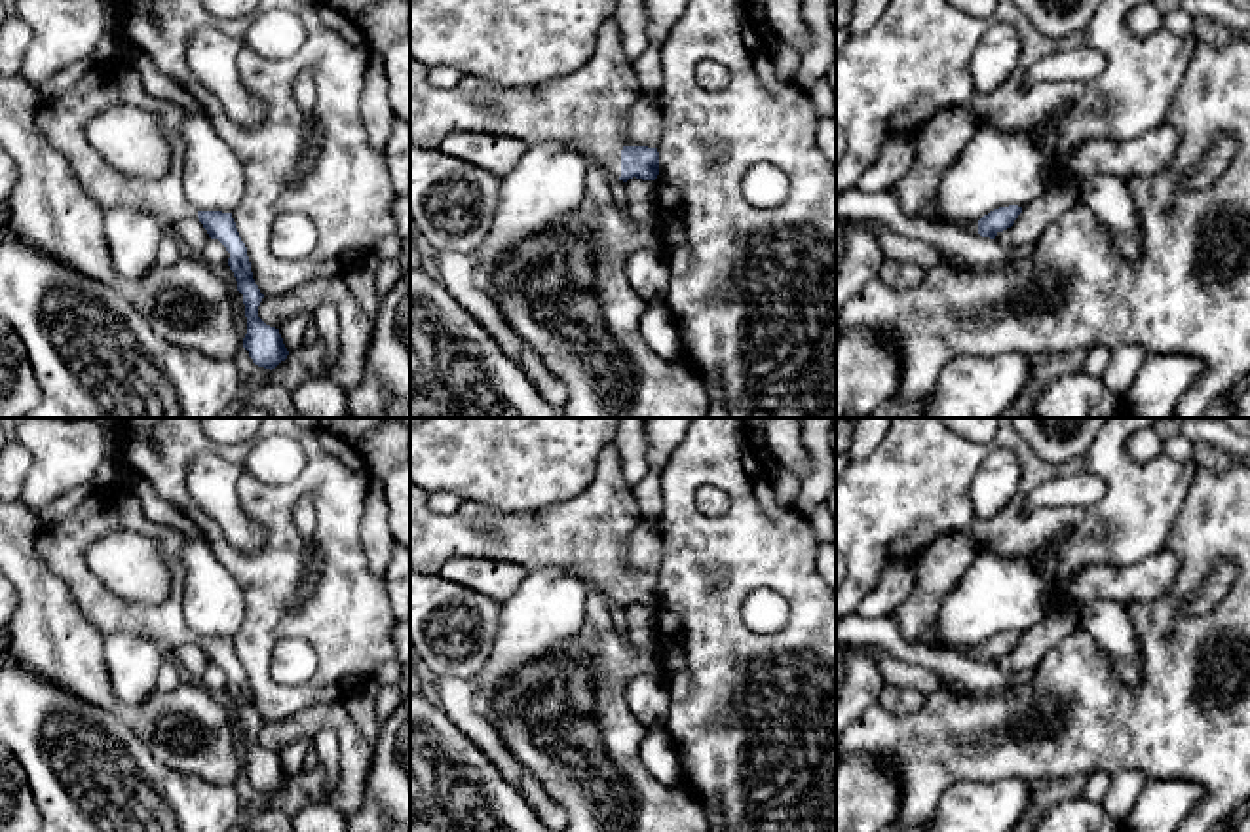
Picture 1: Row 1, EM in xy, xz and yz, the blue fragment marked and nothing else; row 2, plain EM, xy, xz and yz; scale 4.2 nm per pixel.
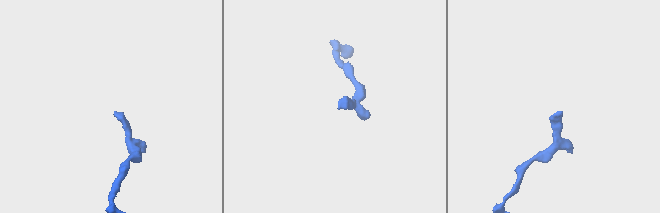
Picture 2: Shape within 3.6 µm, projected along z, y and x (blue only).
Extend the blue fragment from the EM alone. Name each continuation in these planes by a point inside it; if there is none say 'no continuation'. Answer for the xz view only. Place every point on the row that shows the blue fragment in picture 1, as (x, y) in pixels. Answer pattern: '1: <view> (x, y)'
1: xz (587, 109)

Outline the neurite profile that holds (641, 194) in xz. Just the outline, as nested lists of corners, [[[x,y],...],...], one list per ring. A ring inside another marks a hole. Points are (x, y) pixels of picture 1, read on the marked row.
[[[629,179],[625,182],[627,211],[634,220],[652,220],[657,215],[655,180]]]

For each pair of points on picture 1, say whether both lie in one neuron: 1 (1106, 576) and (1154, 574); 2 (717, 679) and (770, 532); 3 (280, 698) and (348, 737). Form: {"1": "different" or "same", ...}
{"1": "same", "2": "same", "3": "different"}

